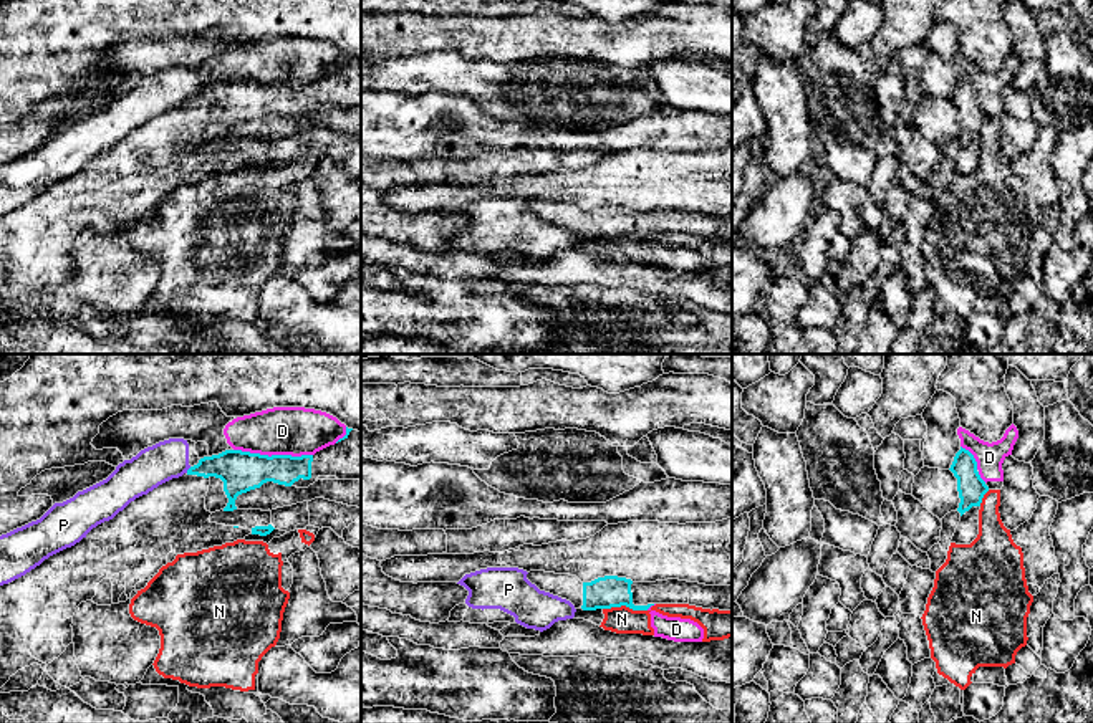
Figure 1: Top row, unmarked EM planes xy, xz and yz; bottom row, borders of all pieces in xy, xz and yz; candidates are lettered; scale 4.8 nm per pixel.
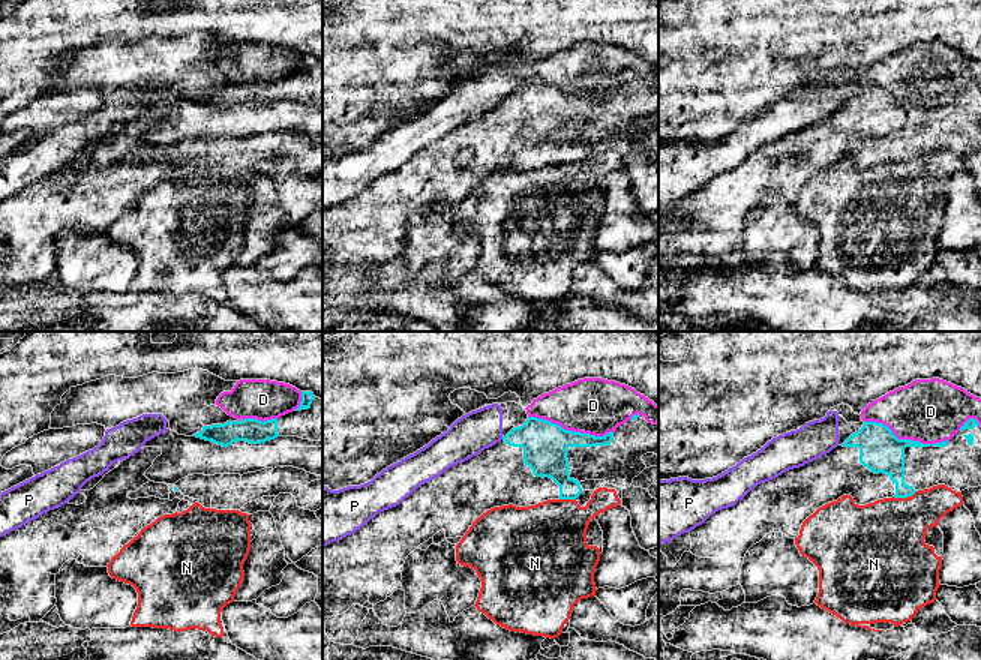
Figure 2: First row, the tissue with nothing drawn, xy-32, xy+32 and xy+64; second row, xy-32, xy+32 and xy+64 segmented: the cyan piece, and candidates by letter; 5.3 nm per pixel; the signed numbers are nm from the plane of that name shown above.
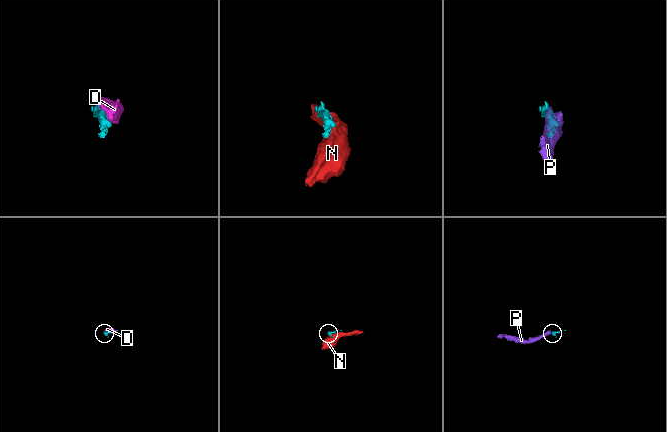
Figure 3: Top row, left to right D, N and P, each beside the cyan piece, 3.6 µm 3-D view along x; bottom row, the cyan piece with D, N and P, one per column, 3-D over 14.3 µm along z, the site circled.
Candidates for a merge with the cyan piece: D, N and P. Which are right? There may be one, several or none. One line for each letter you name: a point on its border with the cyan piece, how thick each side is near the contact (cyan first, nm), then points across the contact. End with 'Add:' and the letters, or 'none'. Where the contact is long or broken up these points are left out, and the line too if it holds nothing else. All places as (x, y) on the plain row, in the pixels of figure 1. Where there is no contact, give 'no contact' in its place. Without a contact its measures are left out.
Add: none

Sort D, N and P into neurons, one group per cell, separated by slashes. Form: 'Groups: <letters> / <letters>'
Groups: D P / N

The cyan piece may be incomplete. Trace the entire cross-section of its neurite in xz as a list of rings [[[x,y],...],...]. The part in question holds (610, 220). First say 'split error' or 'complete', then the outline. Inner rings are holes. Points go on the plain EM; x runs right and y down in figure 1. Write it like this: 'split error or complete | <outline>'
split error | [[[530,200],[527,208],[540,220],[566,228],[575,238],[583,240],[621,235],[648,240],[654,233],[689,233],[710,240],[732,240],[732,215],[705,215],[679,208],[633,212],[618,205],[581,212],[576,205],[545,200]]]

